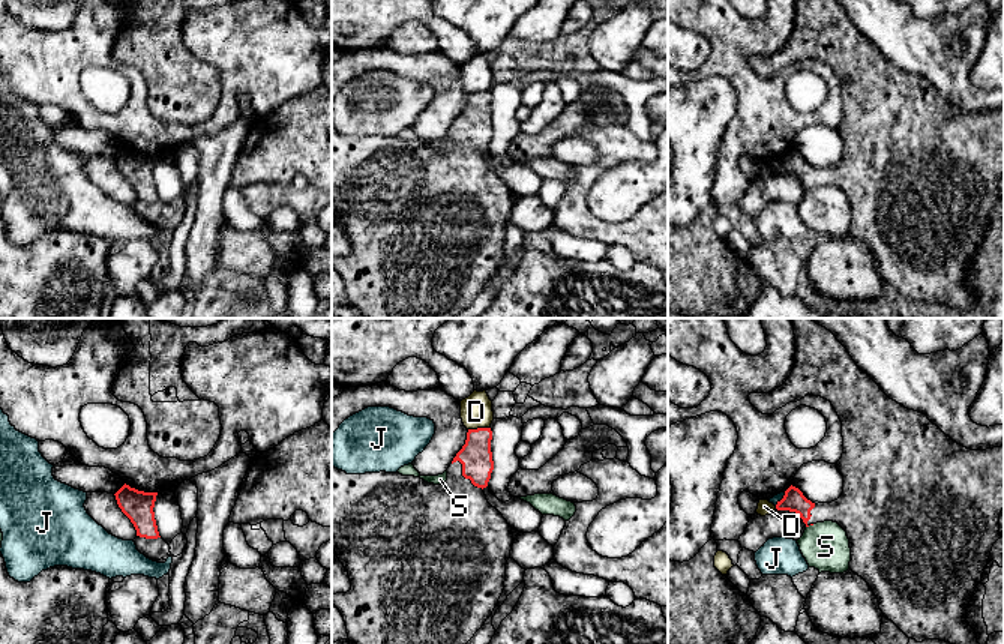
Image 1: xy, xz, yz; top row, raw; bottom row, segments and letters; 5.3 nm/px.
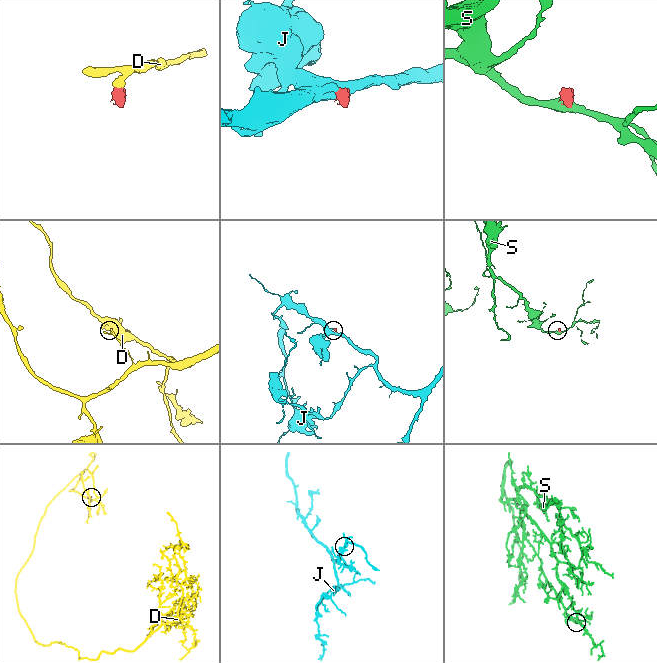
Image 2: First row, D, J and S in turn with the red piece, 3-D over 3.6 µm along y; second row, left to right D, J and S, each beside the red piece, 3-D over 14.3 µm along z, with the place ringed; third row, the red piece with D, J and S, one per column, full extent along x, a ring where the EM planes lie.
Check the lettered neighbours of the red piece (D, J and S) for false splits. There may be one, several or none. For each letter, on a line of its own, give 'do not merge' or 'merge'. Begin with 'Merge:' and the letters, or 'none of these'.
Merge: none of these
D: do not merge
J: do not merge
S: do not merge

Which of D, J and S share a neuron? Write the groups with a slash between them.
D / J / S

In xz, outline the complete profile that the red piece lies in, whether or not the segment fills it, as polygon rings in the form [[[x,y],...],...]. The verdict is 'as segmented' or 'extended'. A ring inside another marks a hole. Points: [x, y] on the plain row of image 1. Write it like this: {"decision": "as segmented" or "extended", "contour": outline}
{"decision": "extended", "contour": [[[491,92],[468,93],[443,149],[398,135],[347,138],[332,129],[332,213],[351,245],[350,255],[332,258],[332,267],[344,281],[348,303],[366,318],[455,318],[497,270],[515,203],[483,156],[494,134],[491,104]]]}

